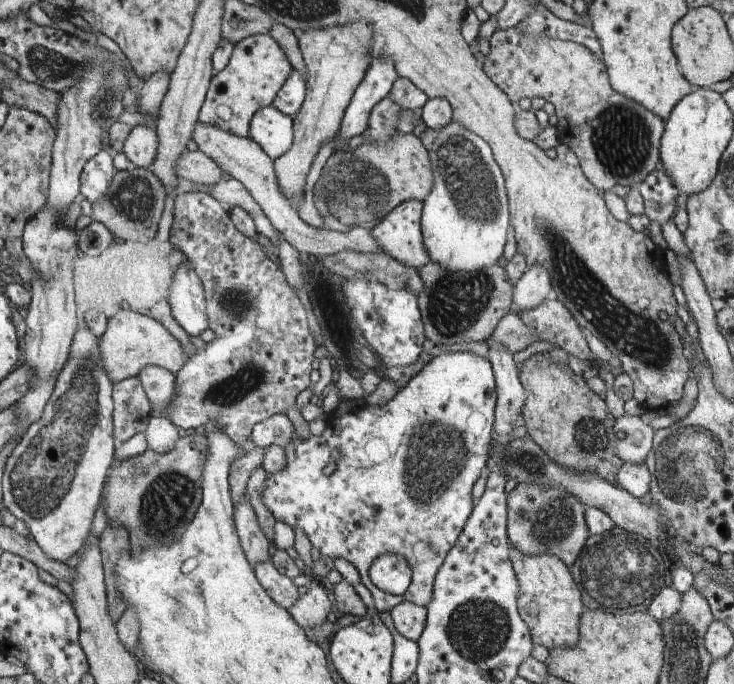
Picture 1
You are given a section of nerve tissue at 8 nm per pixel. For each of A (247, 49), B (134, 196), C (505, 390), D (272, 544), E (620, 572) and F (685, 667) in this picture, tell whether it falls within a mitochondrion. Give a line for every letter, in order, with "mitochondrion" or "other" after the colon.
A: other
B: mitochondrion
C: other
D: other
E: mitochondrion
F: mitochondrion

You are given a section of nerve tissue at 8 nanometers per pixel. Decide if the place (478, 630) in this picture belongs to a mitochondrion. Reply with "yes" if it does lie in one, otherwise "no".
yes

